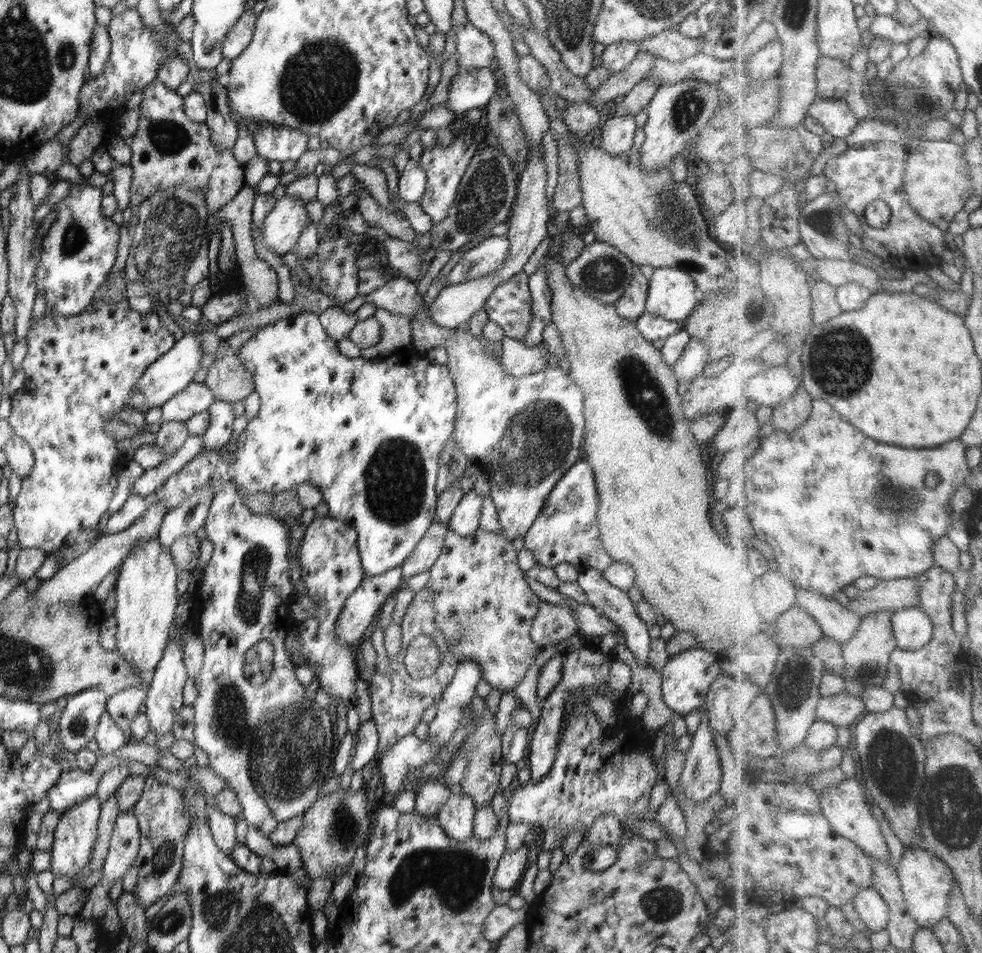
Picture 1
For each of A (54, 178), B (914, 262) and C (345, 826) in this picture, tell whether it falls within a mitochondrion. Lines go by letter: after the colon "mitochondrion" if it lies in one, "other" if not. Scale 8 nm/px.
A: other
B: other
C: mitochondrion

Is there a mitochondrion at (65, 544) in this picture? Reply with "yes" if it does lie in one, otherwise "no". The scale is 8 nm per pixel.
no

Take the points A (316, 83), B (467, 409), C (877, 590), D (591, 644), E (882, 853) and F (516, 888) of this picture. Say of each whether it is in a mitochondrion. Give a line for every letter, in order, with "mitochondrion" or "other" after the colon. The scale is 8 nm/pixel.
A: mitochondrion
B: other
C: other
D: other
E: other
F: other

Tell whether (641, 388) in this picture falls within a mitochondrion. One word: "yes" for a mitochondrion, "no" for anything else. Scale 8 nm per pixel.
yes

